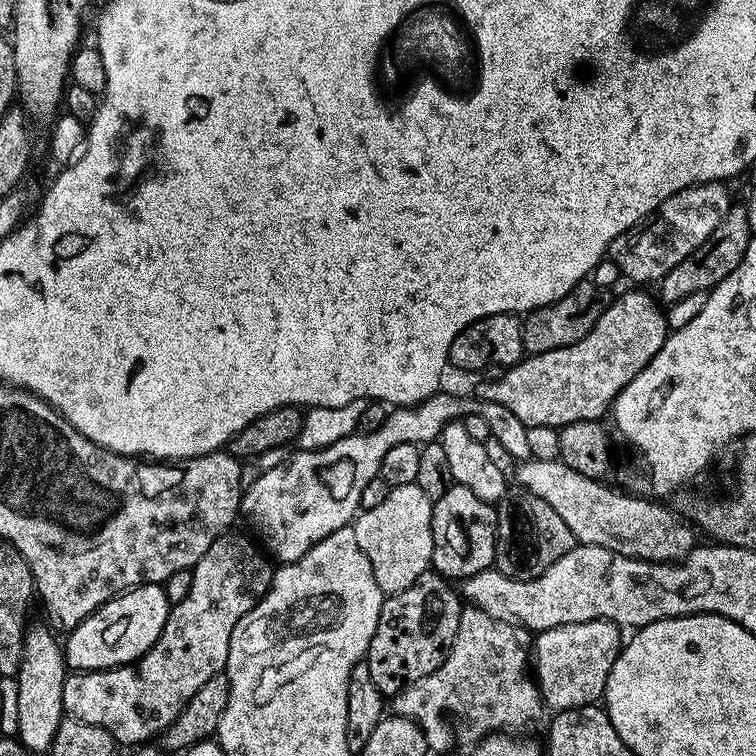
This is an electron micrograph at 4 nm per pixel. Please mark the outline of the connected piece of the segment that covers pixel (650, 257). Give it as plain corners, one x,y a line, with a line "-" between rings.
713,182
678,190
678,194
666,198
652,215
618,234
608,248
608,256
619,266
621,277
625,281
633,280
636,286
648,286
644,284
663,280
682,258
690,258
714,234
718,222
722,222
729,210
728,192
724,188
727,187
723,183

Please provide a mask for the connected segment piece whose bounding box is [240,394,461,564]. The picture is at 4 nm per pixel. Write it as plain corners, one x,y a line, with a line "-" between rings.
437,394
415,406
400,406
389,411
392,413
373,432
368,432
365,436
353,434
325,448
312,451
296,450
289,458
288,465
276,464
273,468
266,469
249,488
247,485
240,498
240,510
243,519
248,519
249,526
256,531
255,539
263,545
267,555
272,558
277,556
280,564
292,564
301,560
315,544
322,542
330,534
340,528
349,527
360,508
362,490
366,490
366,482
379,477
380,463
382,458
386,458
386,450
391,450
399,444
423,446
435,441
445,424
453,423
461,415
459,402
452,396
444,395

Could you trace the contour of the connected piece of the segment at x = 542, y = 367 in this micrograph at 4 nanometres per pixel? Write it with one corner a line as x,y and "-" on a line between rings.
632,290
624,292
613,304
605,307
604,313
594,322
590,334
570,346
562,346
558,350
546,350
525,355
517,364
505,367
497,380
484,380
477,386
475,395
481,400
496,402
498,406
506,406
517,418
533,428
534,426
550,426
557,430
574,422
583,420
600,420
609,415
616,403
616,396
626,385
639,374
647,364
662,350
670,335
668,317
665,309
655,299
647,296
647,291

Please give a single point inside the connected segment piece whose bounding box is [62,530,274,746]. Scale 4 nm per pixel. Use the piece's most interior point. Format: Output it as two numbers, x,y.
136,701

